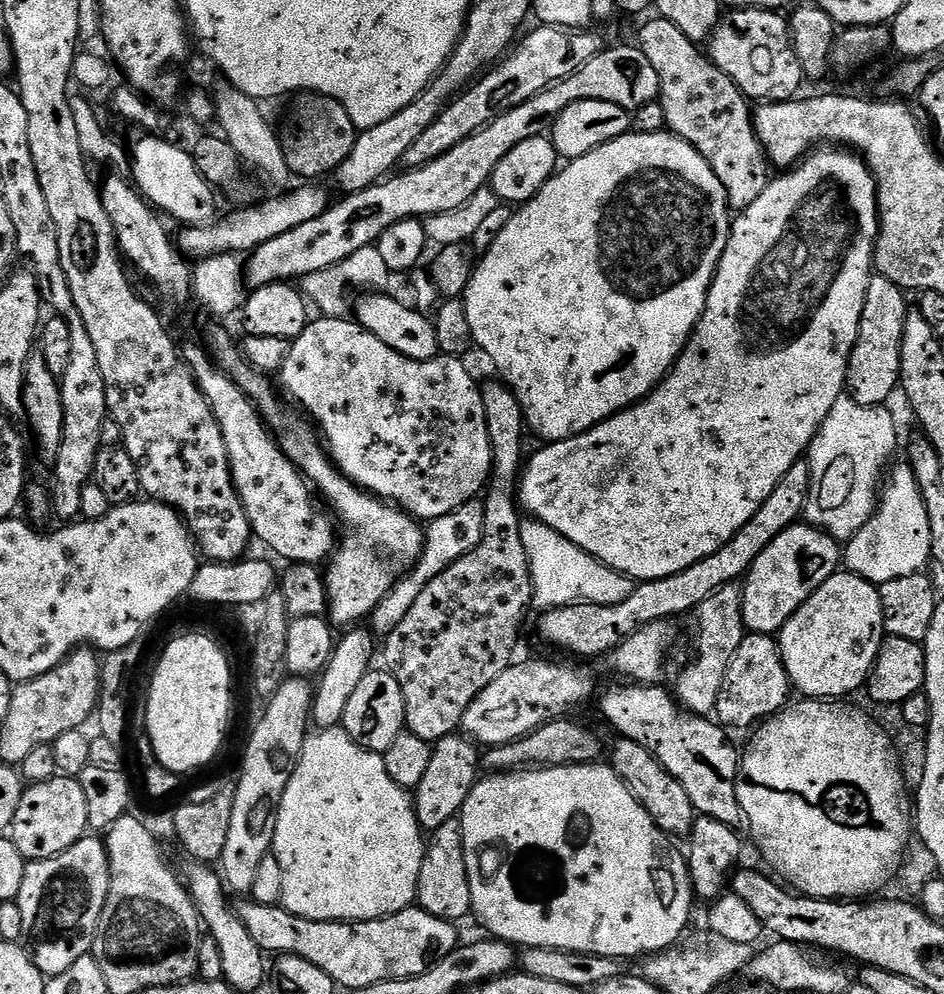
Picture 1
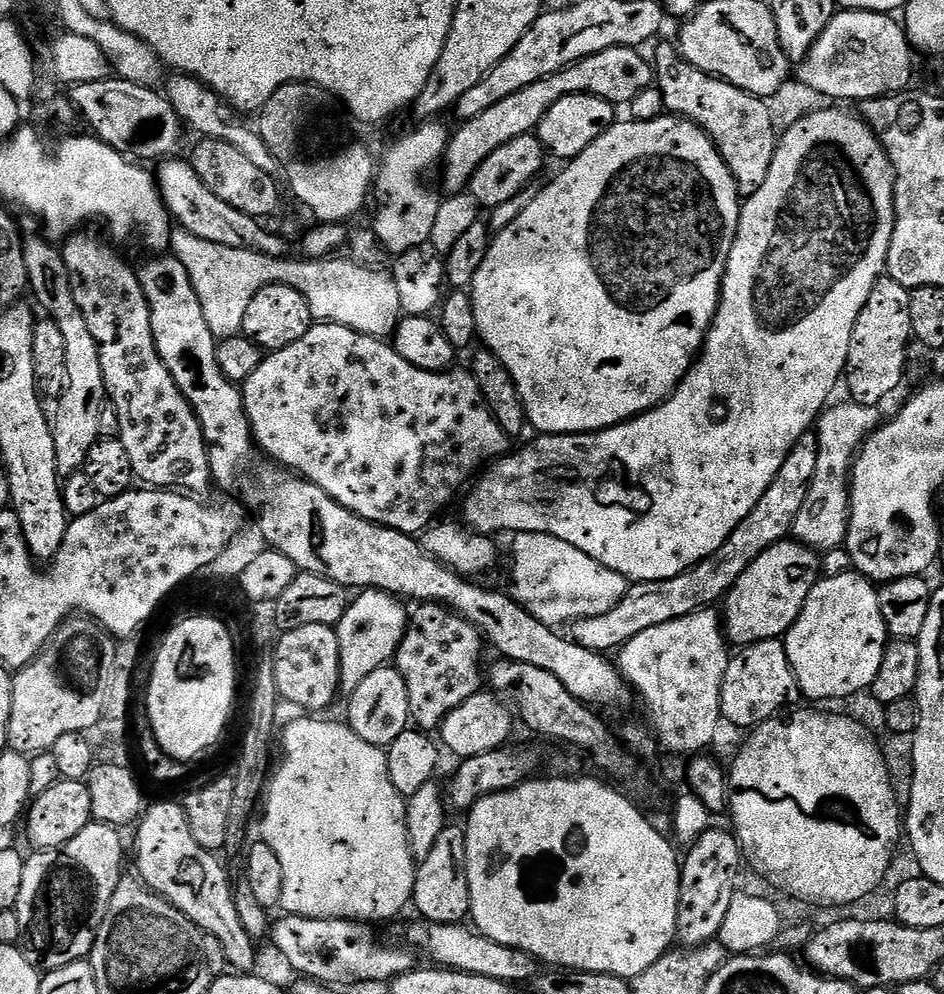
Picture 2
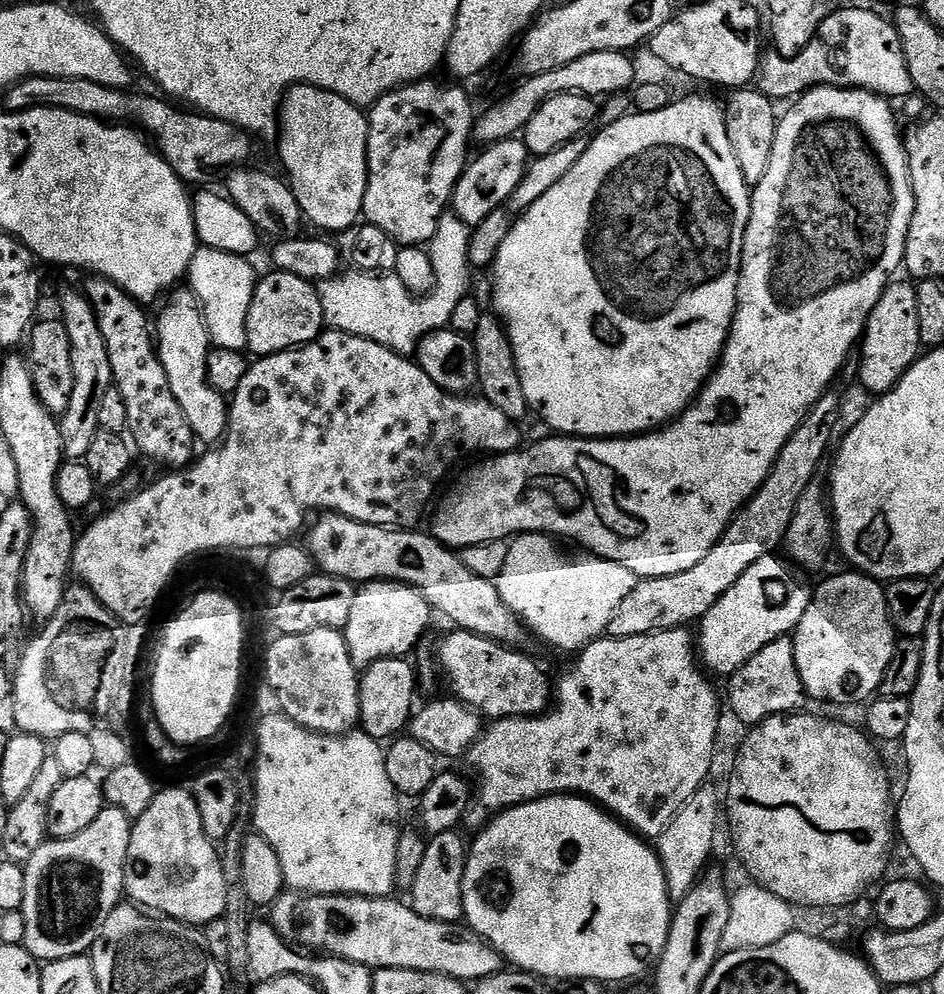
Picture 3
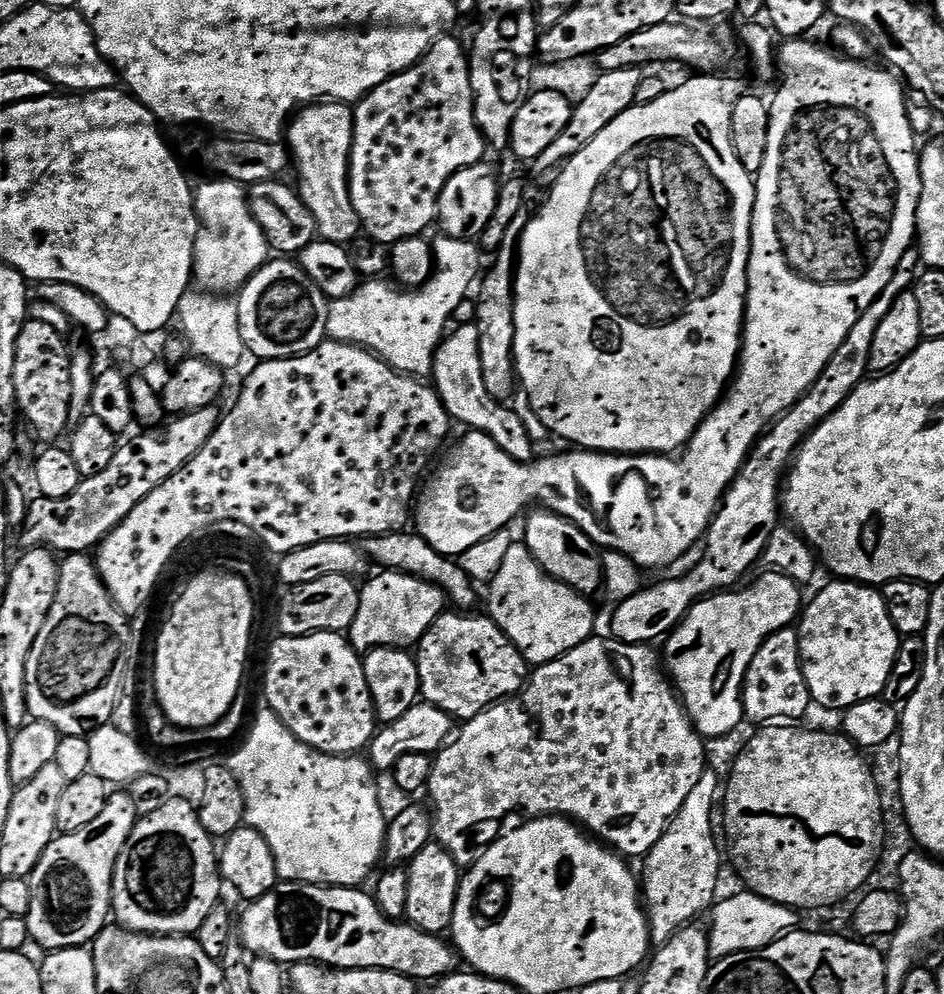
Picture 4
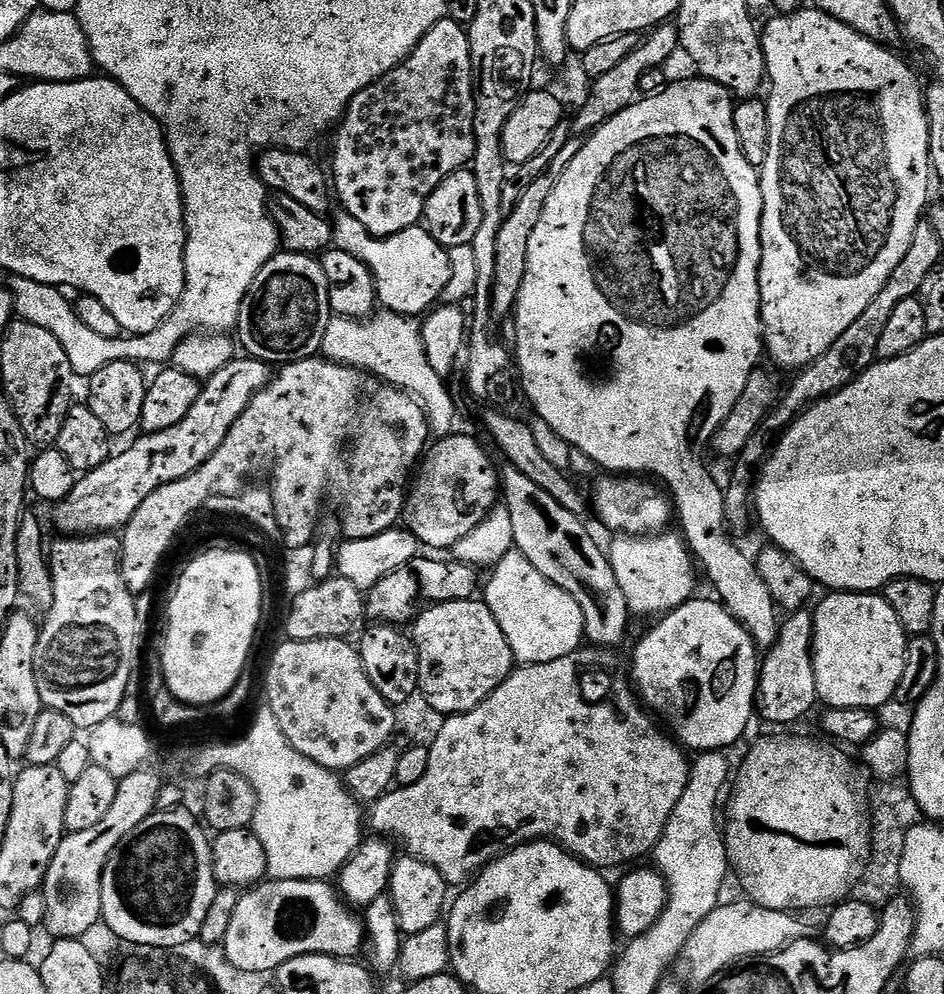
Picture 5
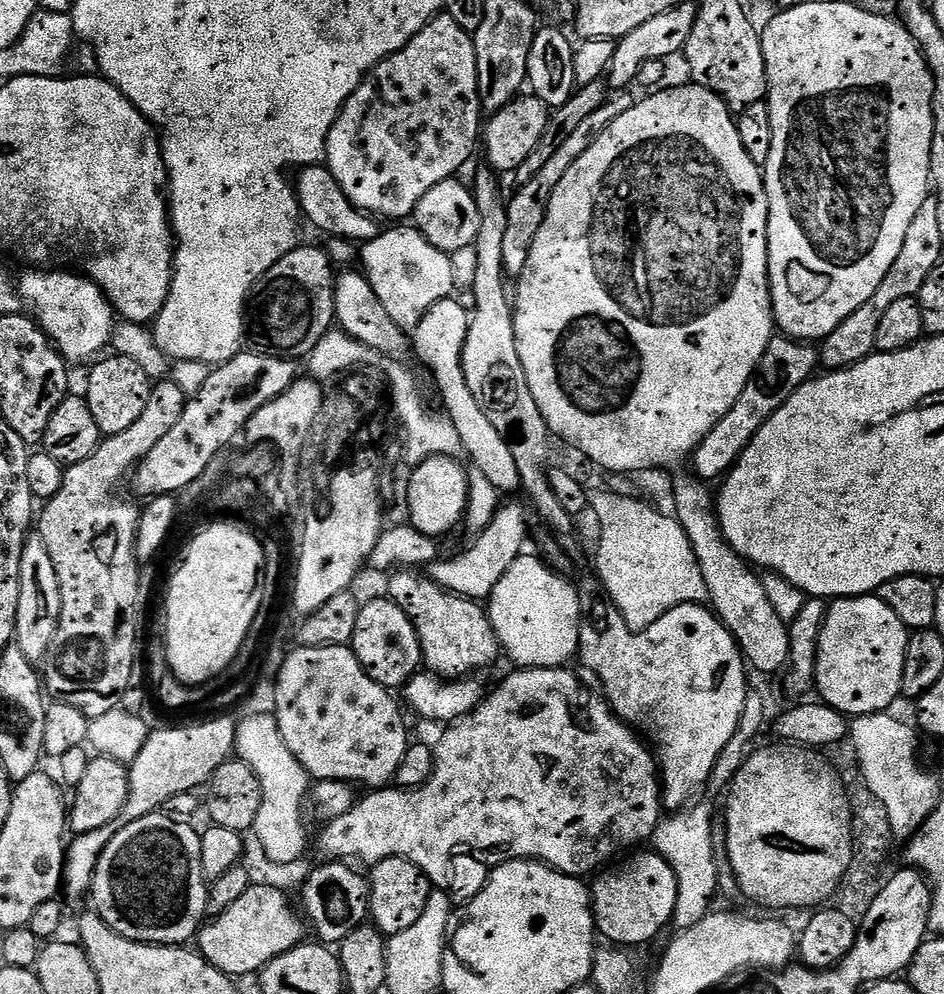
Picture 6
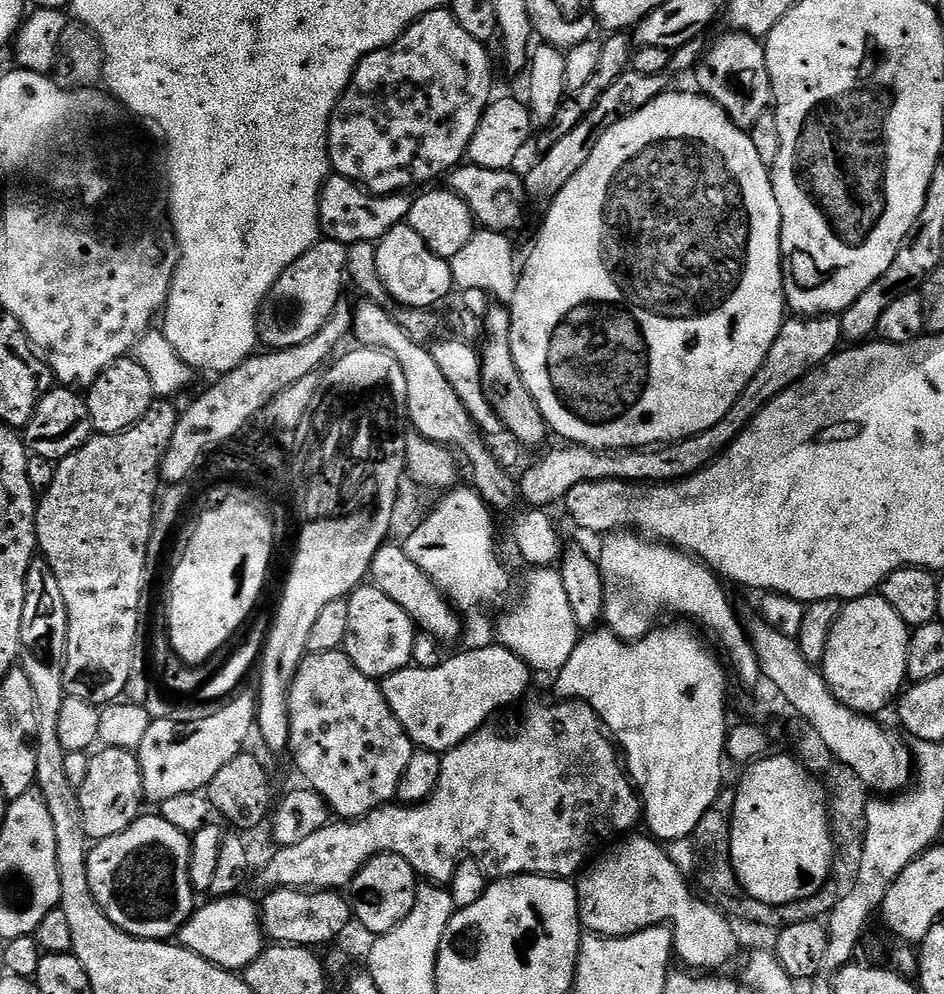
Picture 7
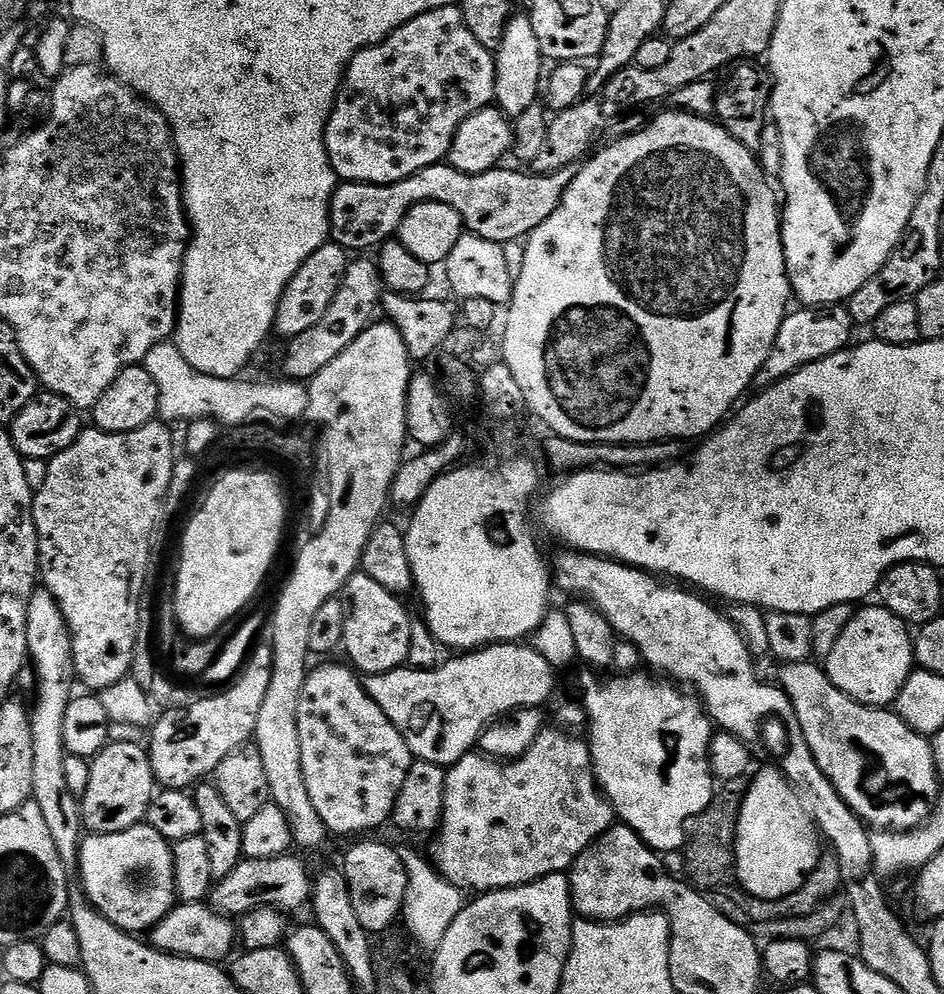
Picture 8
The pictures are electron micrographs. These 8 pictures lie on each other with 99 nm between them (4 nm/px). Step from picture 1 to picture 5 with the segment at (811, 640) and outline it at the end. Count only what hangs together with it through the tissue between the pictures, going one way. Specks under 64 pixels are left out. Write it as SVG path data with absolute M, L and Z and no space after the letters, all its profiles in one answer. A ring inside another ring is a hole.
M832 592L820 605L817 603L814 608L812 621L814 630L812 631L812 661L814 662L814 682L818 686L818 697L821 701L825 700L828 708L870 708L880 710L883 704L892 704L898 682L902 682L902 666L906 662L906 646L909 637L906 635L904 628L898 622L898 617L894 615L894 610L885 602L883 595L873 594L871 592Z

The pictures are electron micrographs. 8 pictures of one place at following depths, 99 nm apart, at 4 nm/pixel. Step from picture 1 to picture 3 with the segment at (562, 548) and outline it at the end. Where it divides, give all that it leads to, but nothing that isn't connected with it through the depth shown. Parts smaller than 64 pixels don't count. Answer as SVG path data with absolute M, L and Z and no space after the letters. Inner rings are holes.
M525 532L508 544L506 566L502 566L500 575L496 577L496 589L502 594L502 602L514 610L514 614L524 621L533 637L541 636L552 648L561 648L564 652L579 653L580 649L601 639L607 633L610 622L614 618L614 610L622 606L622 601L634 590L638 577L626 566L613 560L604 560L600 556L584 554L581 560L572 556L563 556L556 549L557 541L545 536L543 532Z

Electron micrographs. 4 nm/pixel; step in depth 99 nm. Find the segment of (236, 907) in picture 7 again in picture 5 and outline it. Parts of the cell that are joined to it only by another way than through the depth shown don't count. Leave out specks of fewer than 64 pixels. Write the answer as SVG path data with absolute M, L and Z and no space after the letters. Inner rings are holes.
M273 880L263 882L247 889L241 895L234 918L230 918L230 930L226 930L223 947L226 958L238 970L258 971L265 974L275 973L290 958L298 958L306 954L319 956L335 956L340 948L340 916L354 931L364 932L363 919L342 899L331 883L322 880Z

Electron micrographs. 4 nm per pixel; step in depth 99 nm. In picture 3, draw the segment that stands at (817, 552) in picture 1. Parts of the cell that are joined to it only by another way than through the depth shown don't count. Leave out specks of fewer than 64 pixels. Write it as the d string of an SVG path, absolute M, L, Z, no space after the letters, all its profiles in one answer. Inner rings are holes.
M773 554L758 558L754 566L710 606L708 613L698 621L698 648L702 653L702 664L709 673L717 672L730 678L762 646L774 642L779 636L795 633L802 614L806 614L812 601L813 589L800 576L801 573L787 559Z

